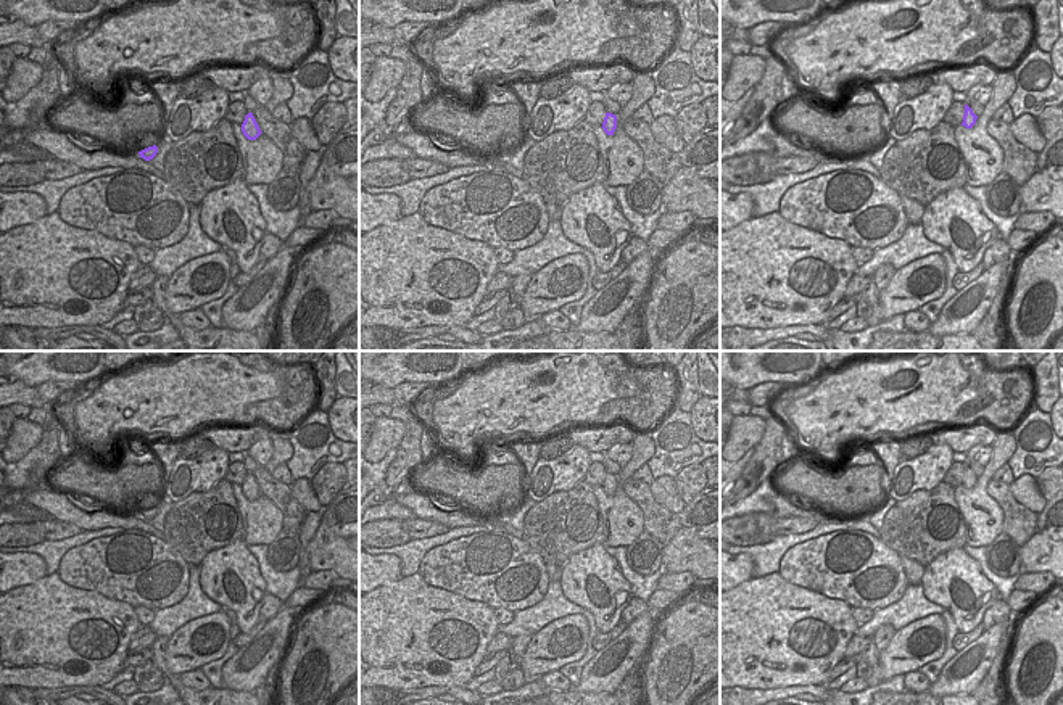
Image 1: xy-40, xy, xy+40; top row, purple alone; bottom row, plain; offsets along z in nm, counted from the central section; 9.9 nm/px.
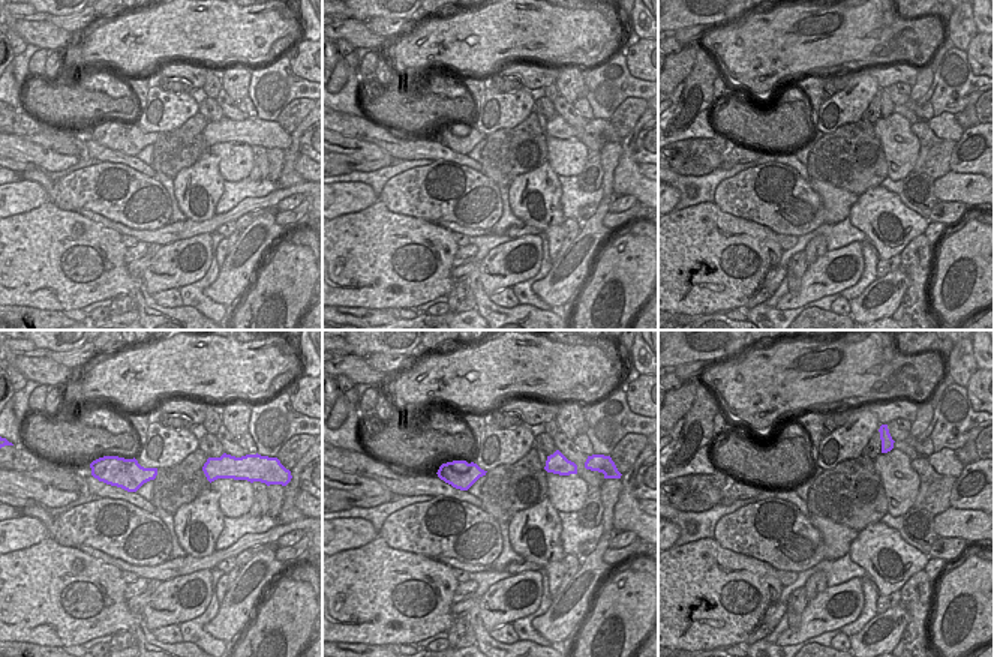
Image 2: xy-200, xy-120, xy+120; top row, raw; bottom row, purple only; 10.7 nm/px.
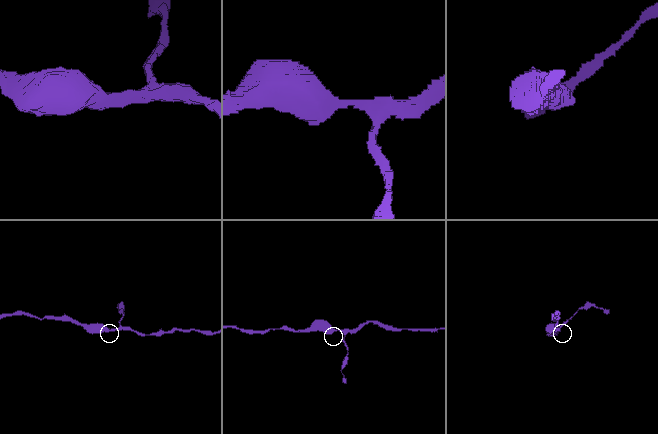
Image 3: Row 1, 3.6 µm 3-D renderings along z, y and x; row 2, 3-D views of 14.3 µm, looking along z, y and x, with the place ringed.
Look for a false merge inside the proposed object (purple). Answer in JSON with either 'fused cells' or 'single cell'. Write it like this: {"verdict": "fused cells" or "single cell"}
{"verdict": "single cell"}

